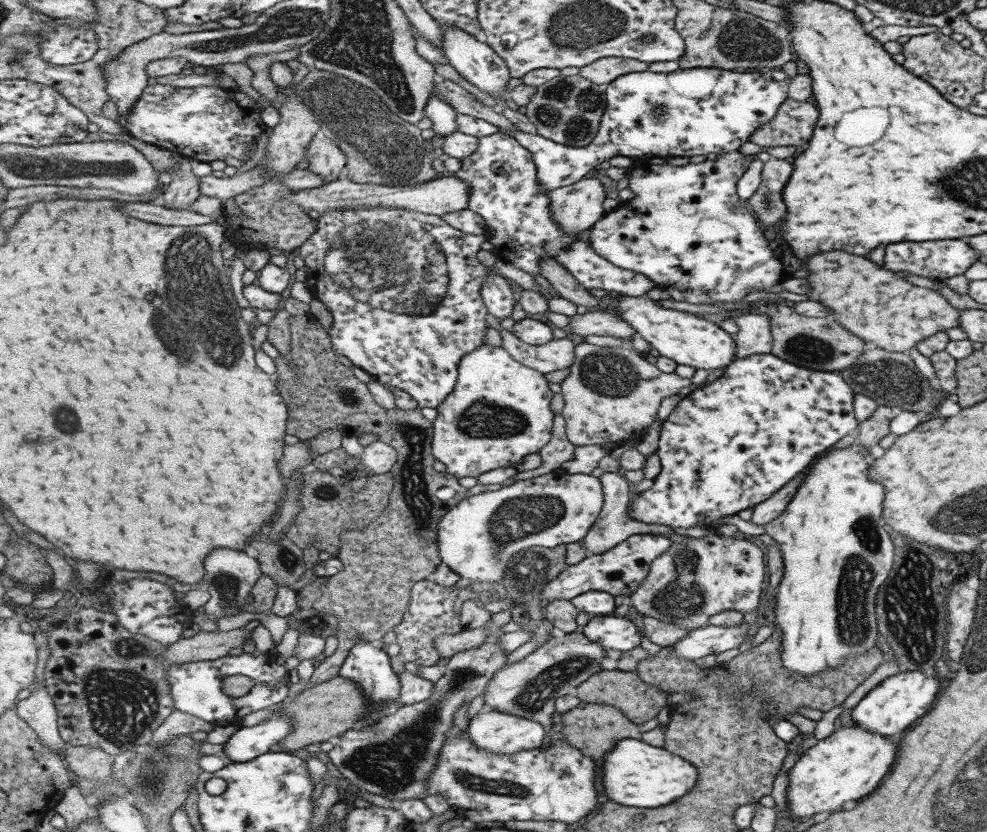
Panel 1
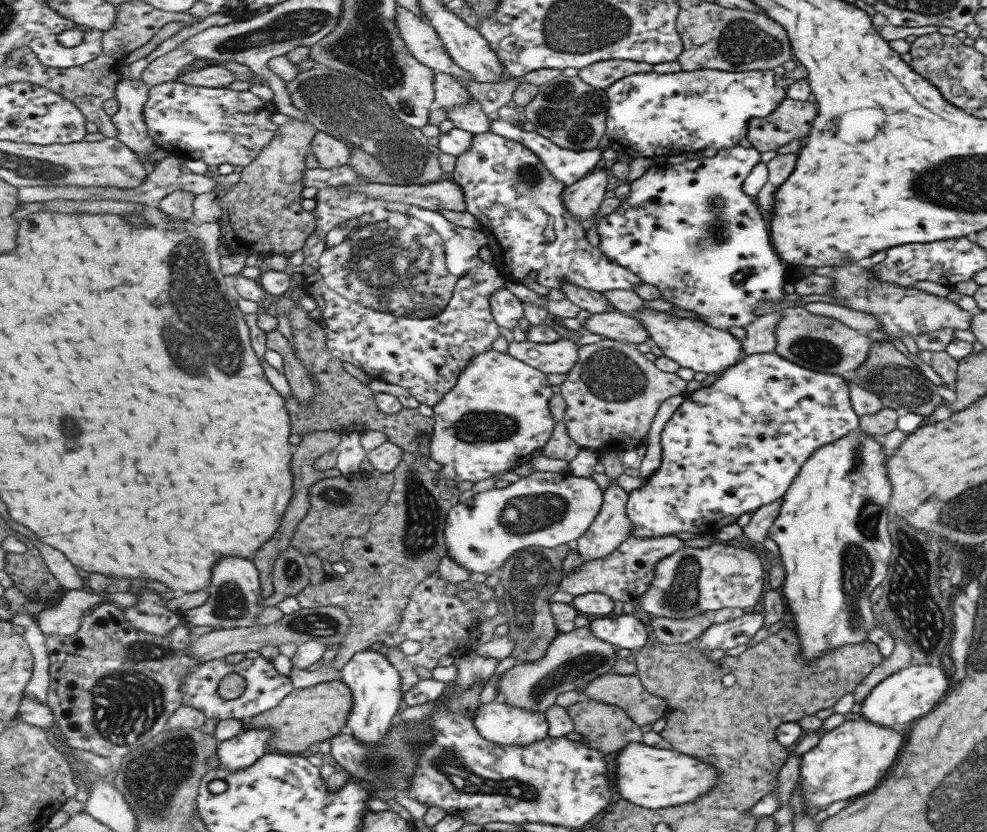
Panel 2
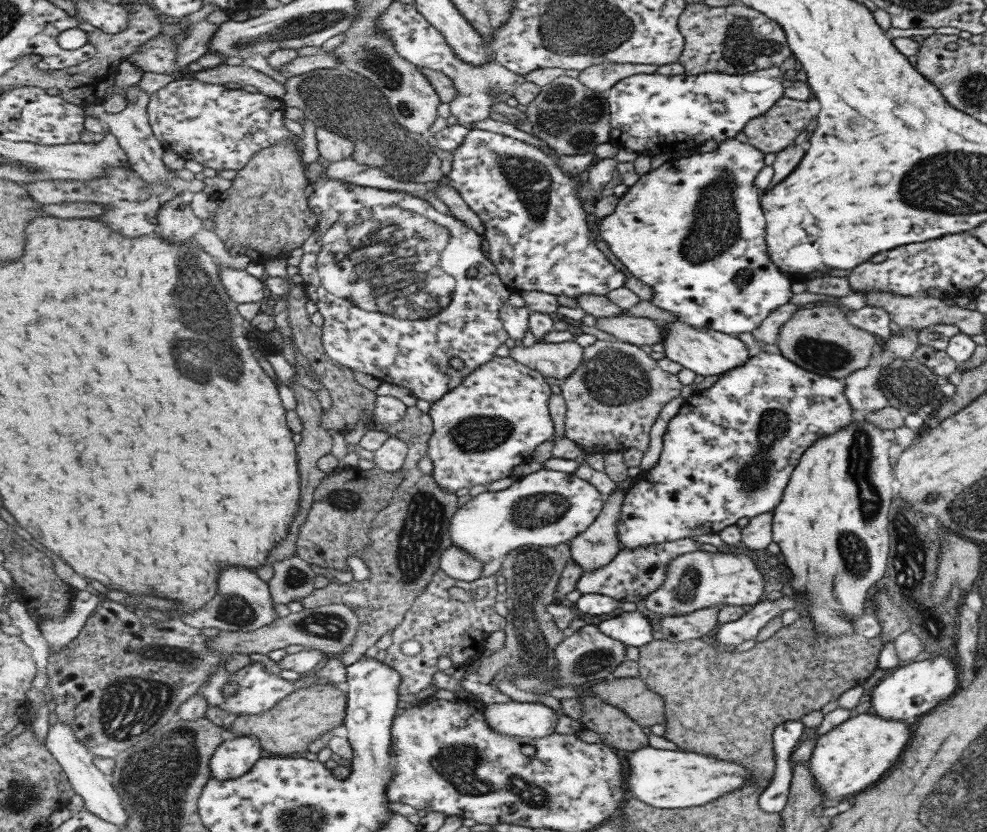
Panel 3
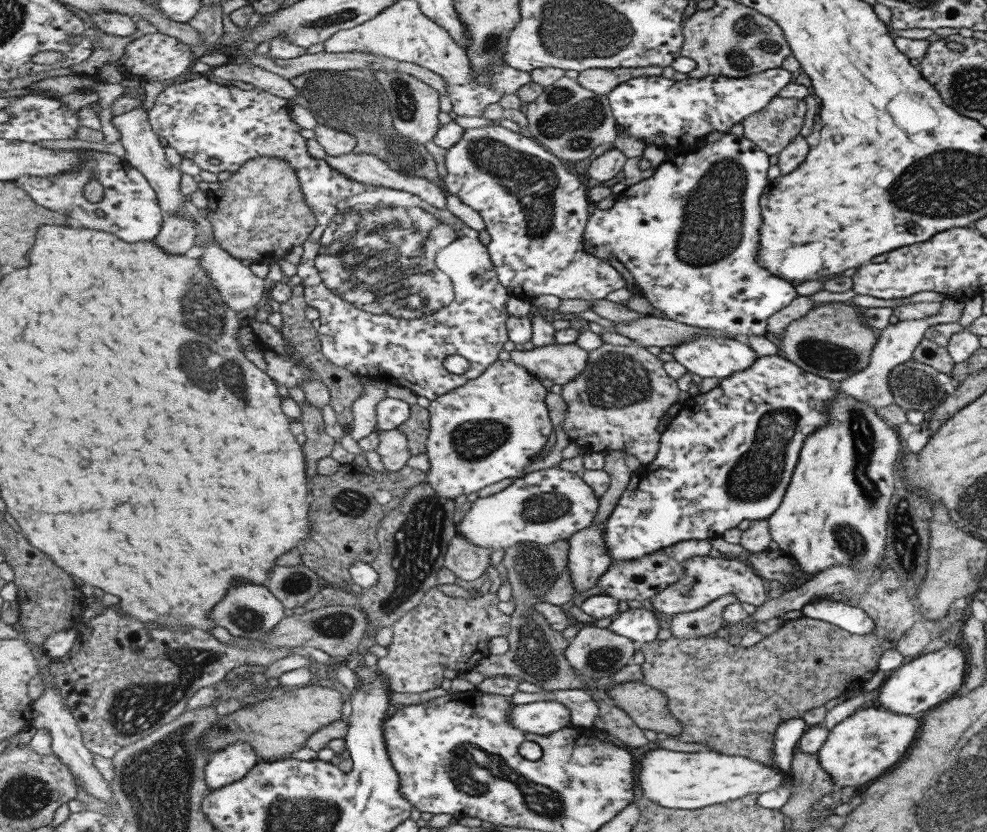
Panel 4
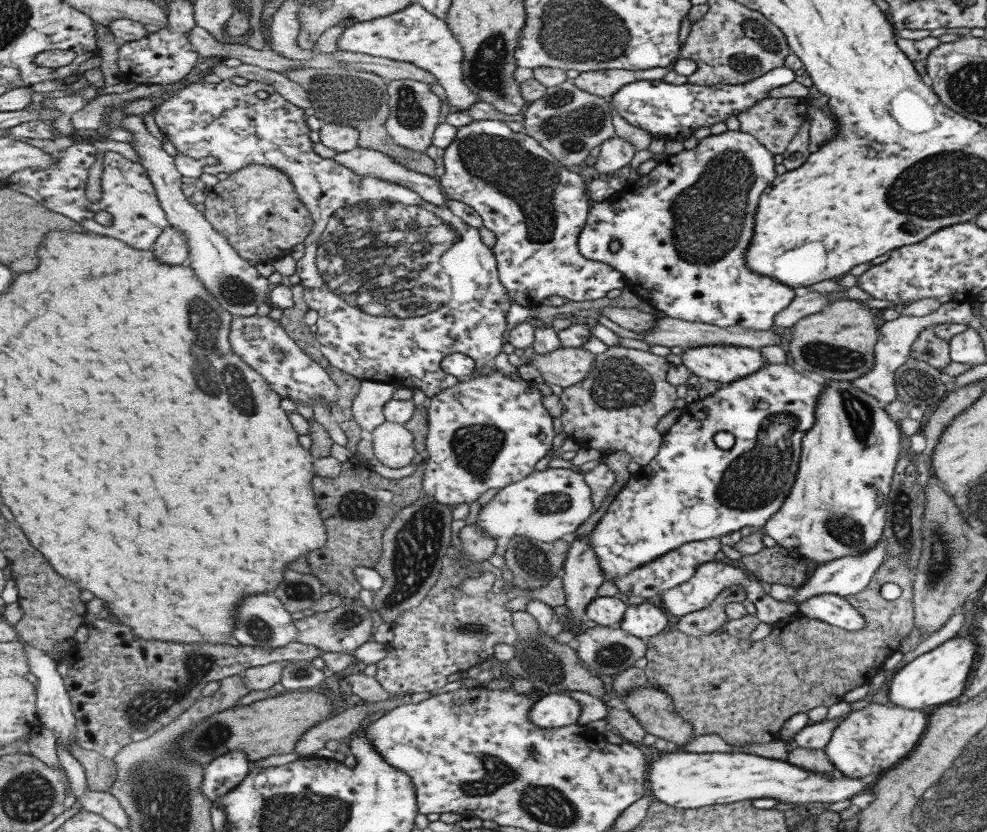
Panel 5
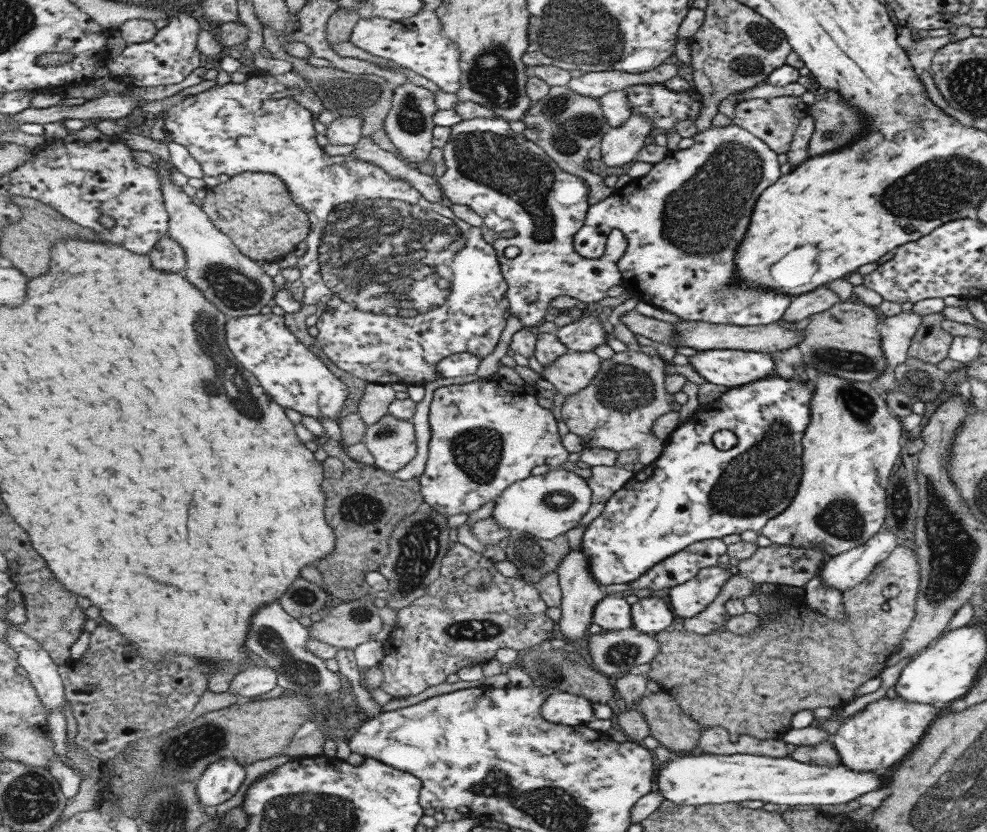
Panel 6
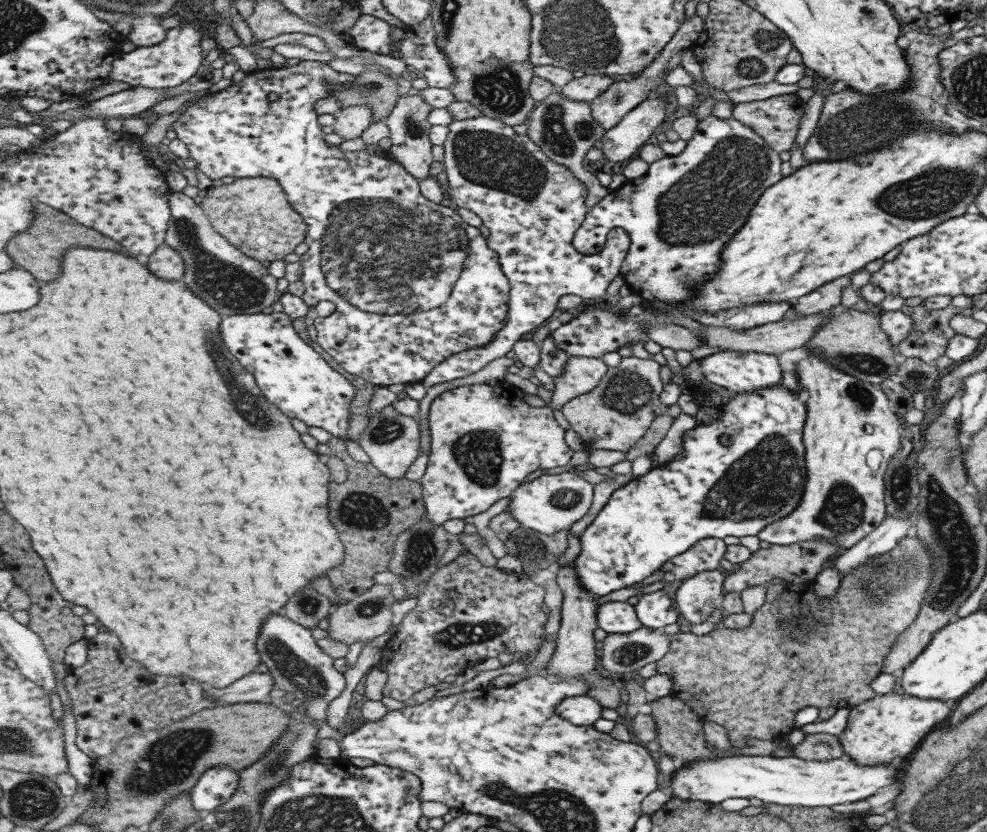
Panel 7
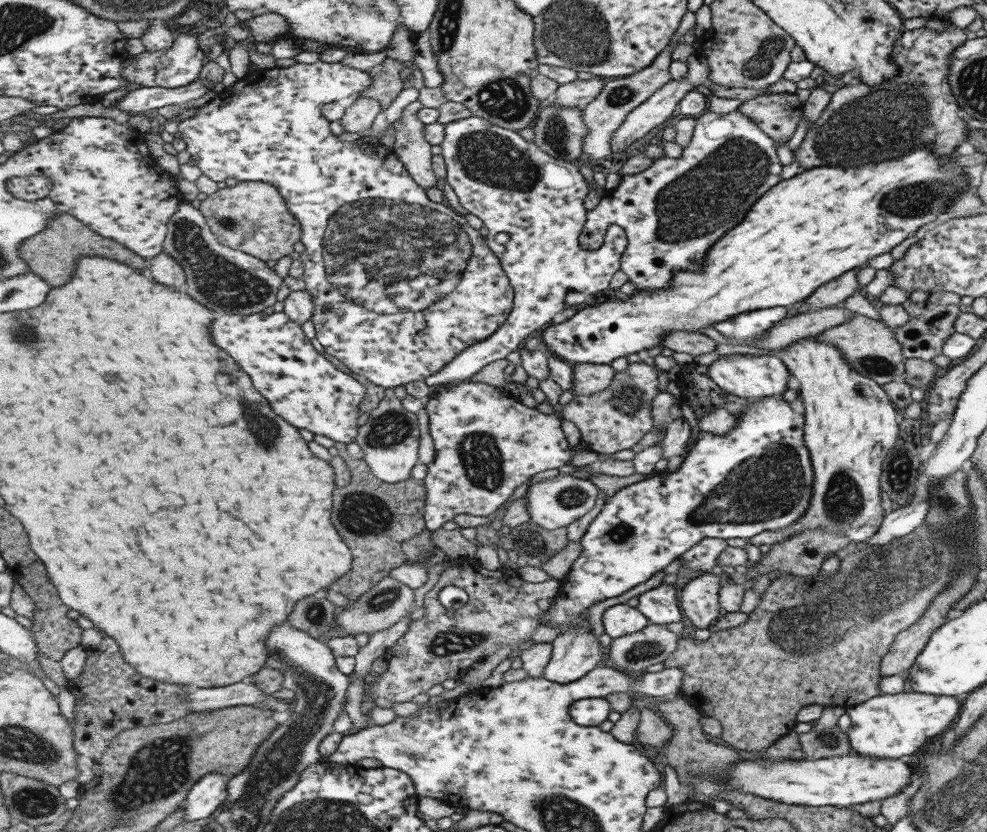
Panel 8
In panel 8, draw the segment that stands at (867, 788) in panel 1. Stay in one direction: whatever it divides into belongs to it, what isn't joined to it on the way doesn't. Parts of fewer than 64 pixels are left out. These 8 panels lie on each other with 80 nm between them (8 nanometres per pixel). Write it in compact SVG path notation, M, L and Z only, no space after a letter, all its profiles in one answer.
M901 691L896 694L875 695L866 702L847 709L844 713L849 717L850 726L846 737L850 749L852 748L860 756L874 756L875 758L901 758L901 756L920 753L927 743L935 738L939 739L942 732L949 728L951 721L957 718L961 703L961 698L921 694L920 692Z

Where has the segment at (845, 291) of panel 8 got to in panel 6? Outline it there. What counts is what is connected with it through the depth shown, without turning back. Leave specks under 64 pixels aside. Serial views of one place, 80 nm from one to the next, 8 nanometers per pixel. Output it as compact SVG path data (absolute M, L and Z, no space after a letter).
M821 285L809 292L792 297L781 318L787 322L803 323L808 316L823 312L839 302L837 294Z

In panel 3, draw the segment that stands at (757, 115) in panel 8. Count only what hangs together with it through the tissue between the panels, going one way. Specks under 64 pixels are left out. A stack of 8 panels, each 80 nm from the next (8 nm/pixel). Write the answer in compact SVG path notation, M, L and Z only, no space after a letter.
M779 98L770 110L751 118L742 132L747 143L763 155L779 153L793 144L795 136L807 127L810 116L807 101Z

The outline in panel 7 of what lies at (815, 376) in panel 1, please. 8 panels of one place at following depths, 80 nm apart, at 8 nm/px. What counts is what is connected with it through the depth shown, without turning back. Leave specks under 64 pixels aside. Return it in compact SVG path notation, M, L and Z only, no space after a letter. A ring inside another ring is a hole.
M780 384L771 385L767 389L757 389L752 393L735 393L726 405L718 406L719 416L716 421L707 424L695 425L686 430L681 437L681 450L678 455L673 456L666 463L661 463L660 467L651 468L645 474L632 477L623 486L620 486L611 495L605 508L597 515L591 526L580 536L582 540L582 551L575 562L575 572L579 574L579 580L583 588L593 594L593 596L605 596L619 590L627 588L629 584L641 582L653 572L659 570L661 564L665 564L669 558L685 552L687 548L693 546L695 542L702 538L725 538L725 536L755 536L764 526L771 524L774 520L786 517L797 505L801 498L806 470L804 465L804 446L802 445L802 426L806 417L804 396L801 392L787 391ZM728 434L731 436L731 445L723 446L719 443L718 436Z

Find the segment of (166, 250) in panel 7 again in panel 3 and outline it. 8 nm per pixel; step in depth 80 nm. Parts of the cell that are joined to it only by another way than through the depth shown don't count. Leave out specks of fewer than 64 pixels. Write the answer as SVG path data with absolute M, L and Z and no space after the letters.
M181 195L163 201L159 213L161 236L180 245L190 241L204 229L205 221L193 214L191 204Z

